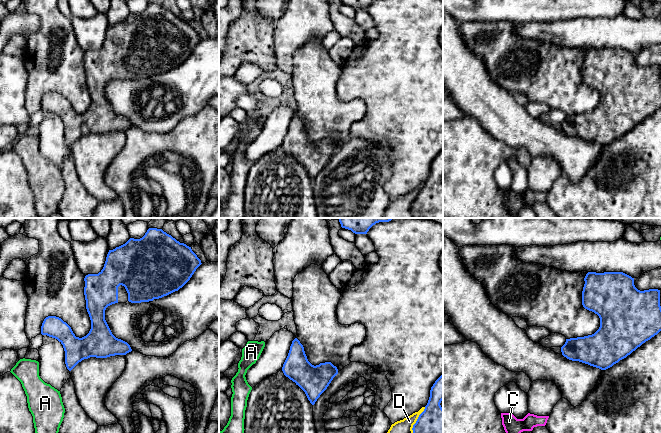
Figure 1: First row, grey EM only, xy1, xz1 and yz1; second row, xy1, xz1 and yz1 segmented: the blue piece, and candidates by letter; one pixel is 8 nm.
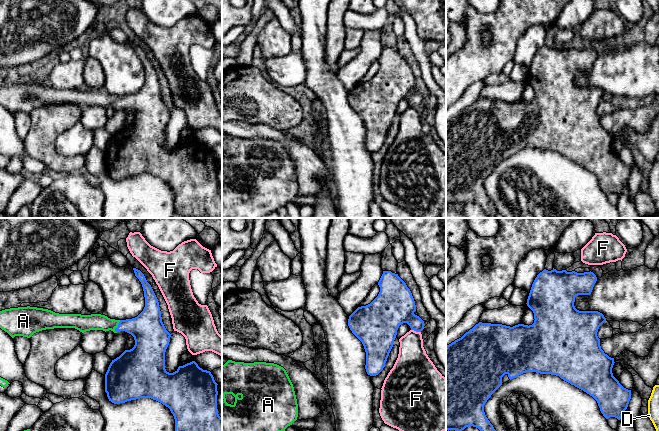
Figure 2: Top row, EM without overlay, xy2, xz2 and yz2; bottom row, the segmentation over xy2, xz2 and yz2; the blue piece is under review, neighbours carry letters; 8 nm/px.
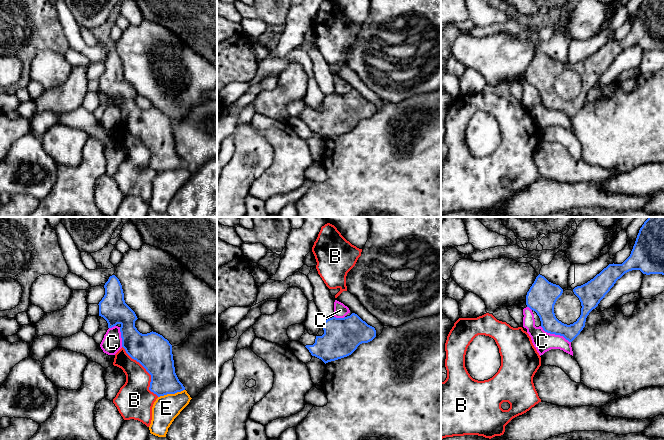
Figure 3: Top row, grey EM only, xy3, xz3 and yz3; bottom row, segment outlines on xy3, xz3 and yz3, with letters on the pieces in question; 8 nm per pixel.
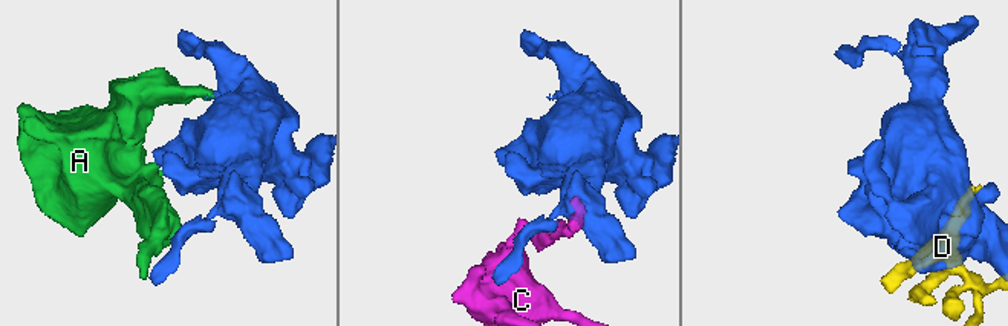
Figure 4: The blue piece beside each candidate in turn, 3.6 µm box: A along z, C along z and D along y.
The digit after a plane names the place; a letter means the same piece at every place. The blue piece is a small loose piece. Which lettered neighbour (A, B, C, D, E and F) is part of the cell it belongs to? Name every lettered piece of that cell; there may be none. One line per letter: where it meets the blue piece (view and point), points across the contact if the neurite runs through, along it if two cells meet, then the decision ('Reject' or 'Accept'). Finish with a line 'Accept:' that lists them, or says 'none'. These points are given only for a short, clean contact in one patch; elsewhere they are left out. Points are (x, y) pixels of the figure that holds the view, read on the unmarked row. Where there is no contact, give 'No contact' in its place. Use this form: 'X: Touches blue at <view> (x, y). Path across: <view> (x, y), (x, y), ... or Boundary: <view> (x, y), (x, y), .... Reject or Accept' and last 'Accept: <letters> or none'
A: Touches blue at xy2 (118, 102). Path across: xy2 (148, 106), (136, 102), (118, 102), (94, 97). Accept
B: Touches blue at xy3 (146, 146). Reject
C: Touches blue at yz3 (555, 110). Boundary: yz3 (540, 102), (547, 108), (562, 111), (570, 118). Reject
D: Touches blue at xz1 (414, 200). Reject
E: Touches blue at xy3 (171, 169). Boundary: xy3 (184, 165), (158, 173). Reject
F: Touches blue at xz2 (416, 107). Reject
Accept: A

